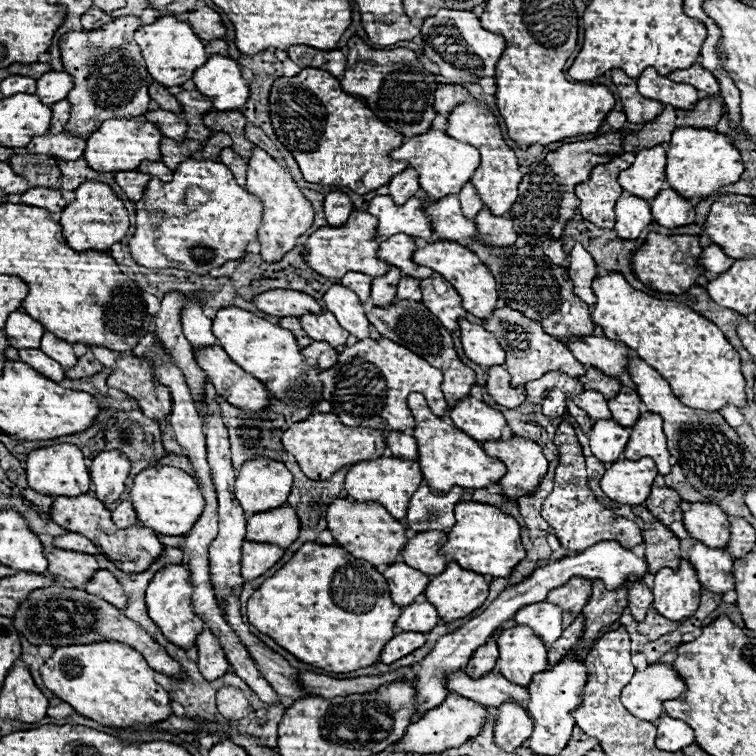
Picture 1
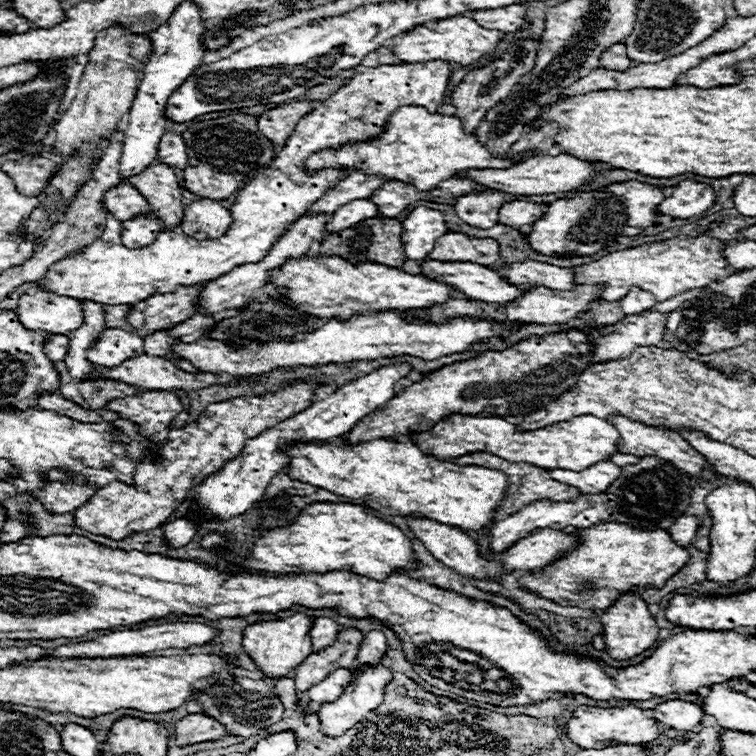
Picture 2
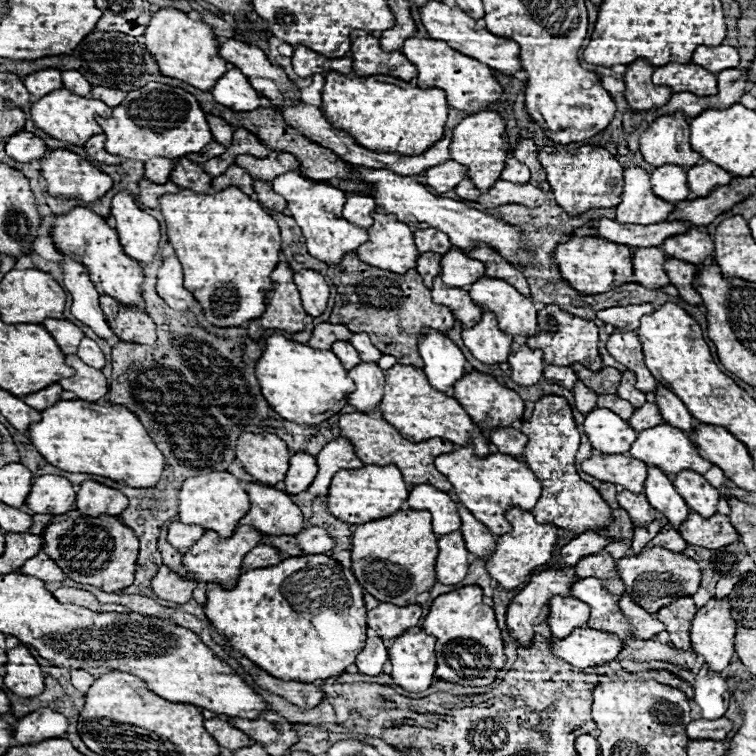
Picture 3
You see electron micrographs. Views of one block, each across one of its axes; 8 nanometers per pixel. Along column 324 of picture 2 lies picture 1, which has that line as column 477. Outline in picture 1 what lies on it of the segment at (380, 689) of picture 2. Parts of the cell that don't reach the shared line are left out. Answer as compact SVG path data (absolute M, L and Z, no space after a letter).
M448 694L438 708L428 710L418 722L412 722L408 726L404 738L398 742L398 750L406 750L408 754L430 754L430 752L442 752L454 746L462 746L462 742L482 732L486 718L488 718L486 706L478 706L476 702L458 696L452 698L452 694Z

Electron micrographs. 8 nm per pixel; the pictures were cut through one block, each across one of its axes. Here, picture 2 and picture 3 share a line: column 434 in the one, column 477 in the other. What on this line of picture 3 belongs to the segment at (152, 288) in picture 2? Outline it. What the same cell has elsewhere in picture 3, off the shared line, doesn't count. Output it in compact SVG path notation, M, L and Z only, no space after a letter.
M412 34L404 42L402 52L410 62L418 66L418 86L420 88L442 88L446 92L448 104L456 110L478 112L502 96L502 88L494 80L492 70L486 64L474 58L466 58L464 54L458 54L446 42L434 42L432 38L426 38L422 34Z

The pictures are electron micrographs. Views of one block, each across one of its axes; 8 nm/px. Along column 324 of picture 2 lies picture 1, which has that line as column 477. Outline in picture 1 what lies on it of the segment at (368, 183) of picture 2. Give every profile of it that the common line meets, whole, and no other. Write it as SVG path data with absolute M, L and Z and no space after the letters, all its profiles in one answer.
M470 182L460 190L460 202L462 202L462 212L466 214L466 218L474 218L484 208L482 200L478 198L478 194Z

